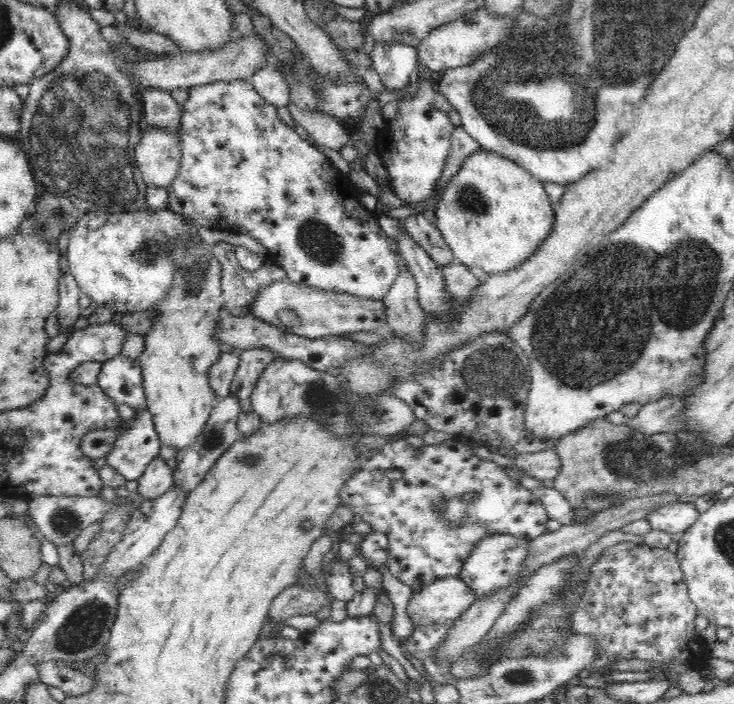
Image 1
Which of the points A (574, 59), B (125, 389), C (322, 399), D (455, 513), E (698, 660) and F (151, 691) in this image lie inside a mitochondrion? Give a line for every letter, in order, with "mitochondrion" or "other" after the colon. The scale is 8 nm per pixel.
A: mitochondrion
B: other
C: mitochondrion
D: mitochondrion
E: other
F: other

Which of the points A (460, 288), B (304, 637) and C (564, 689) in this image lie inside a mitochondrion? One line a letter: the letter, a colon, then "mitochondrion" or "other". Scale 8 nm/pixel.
A: other
B: other
C: other

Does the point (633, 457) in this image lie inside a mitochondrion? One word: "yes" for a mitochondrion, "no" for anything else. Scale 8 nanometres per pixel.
yes

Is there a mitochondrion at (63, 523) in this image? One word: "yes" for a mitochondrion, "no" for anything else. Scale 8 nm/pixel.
yes

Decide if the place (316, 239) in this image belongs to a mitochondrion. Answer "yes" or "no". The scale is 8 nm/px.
yes

